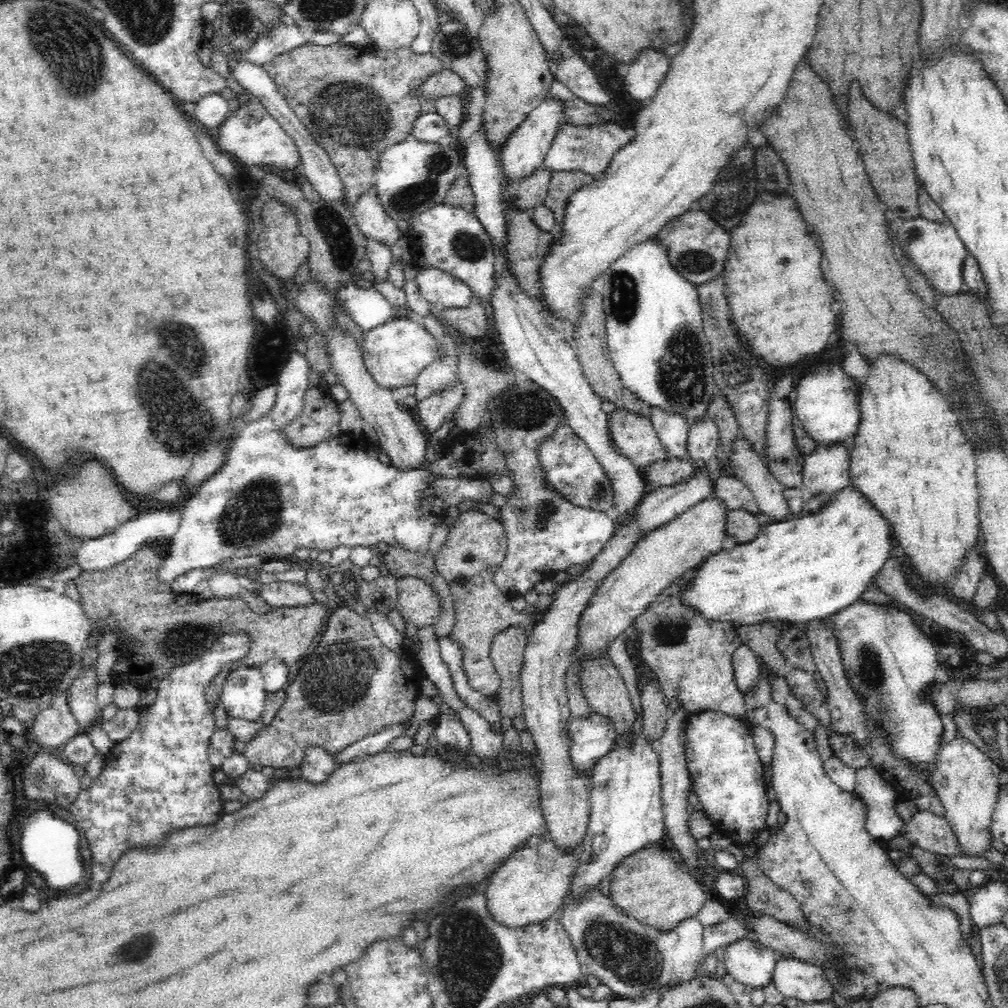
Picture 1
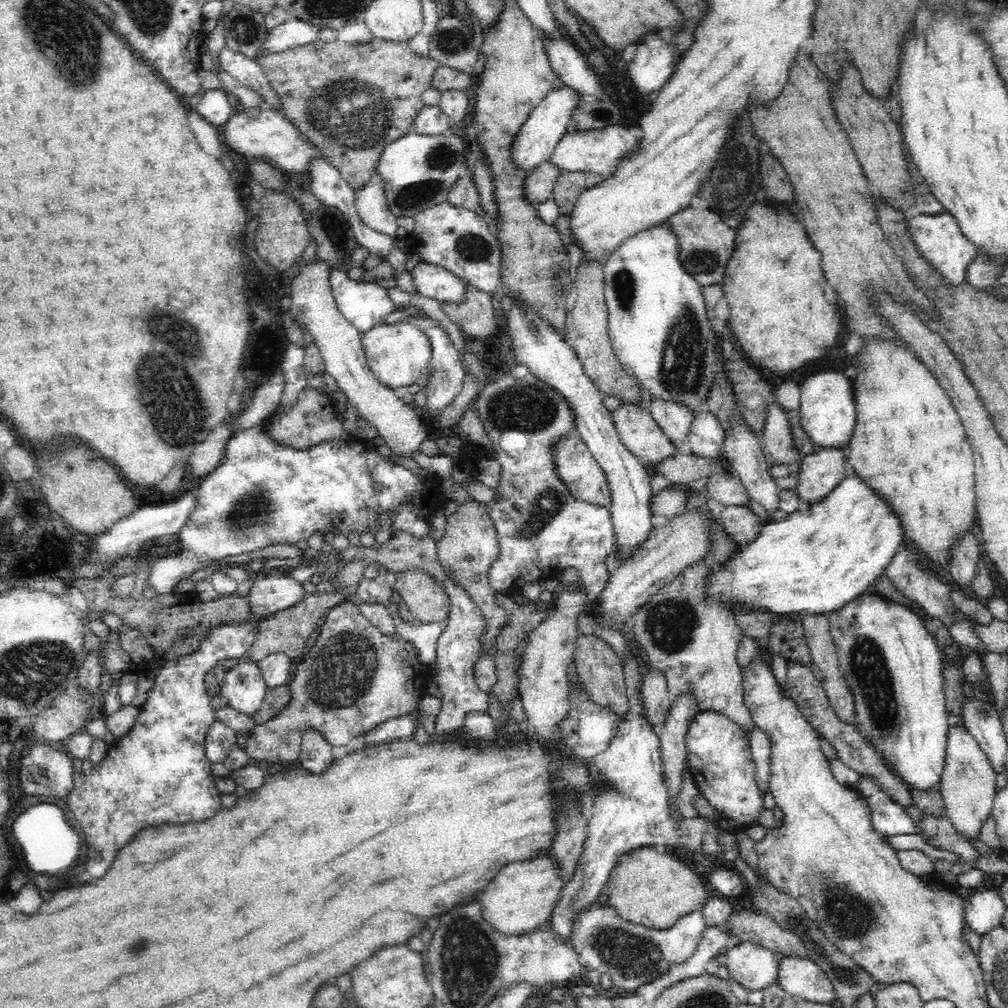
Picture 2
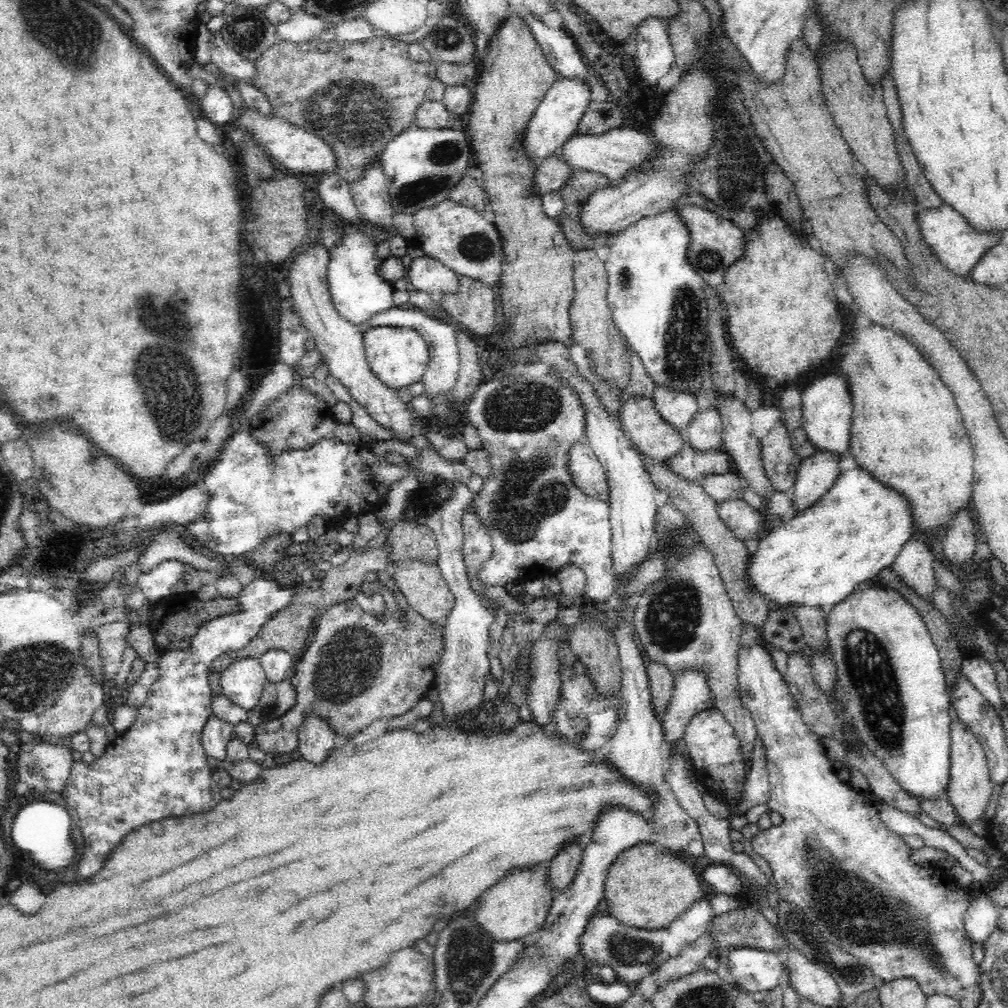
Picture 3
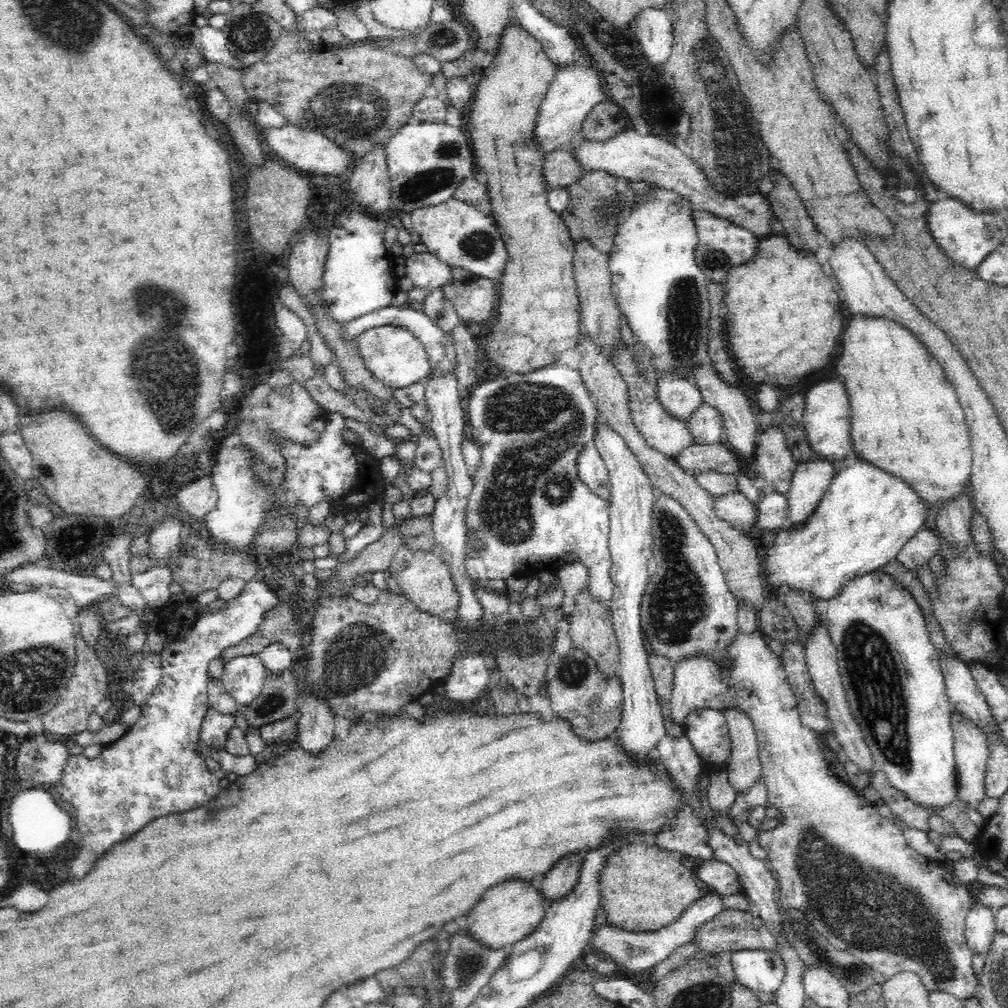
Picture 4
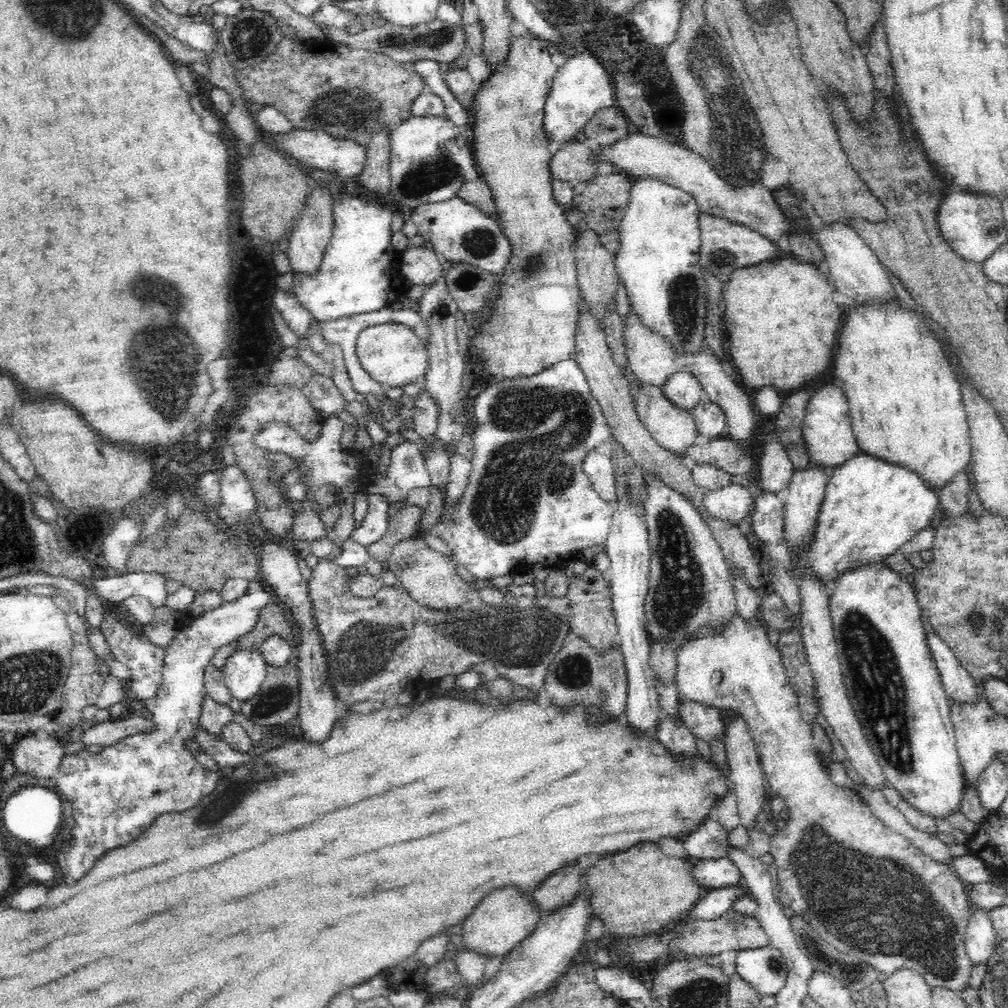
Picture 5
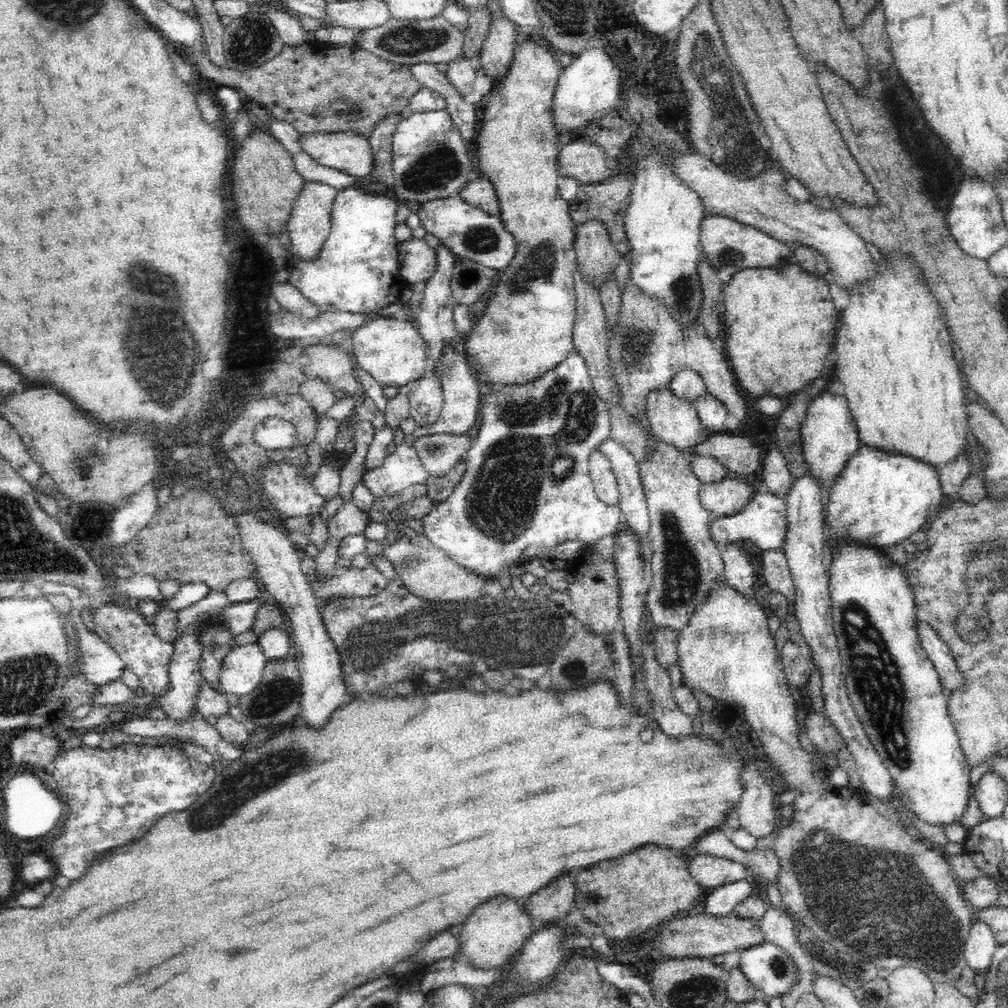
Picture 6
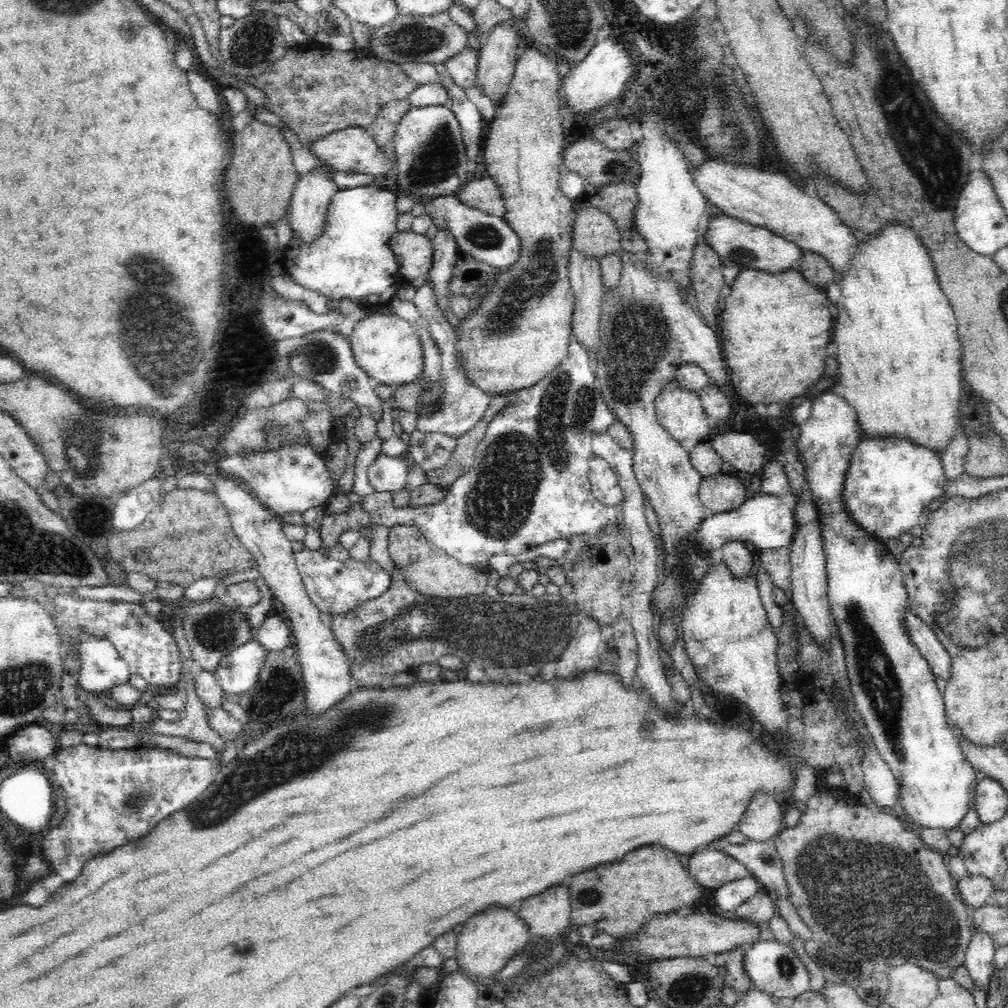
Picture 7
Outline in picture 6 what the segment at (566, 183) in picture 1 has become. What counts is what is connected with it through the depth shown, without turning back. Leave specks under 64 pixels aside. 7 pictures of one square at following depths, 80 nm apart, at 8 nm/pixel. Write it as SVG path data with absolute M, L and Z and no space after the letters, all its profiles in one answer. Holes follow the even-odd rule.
M612 176L611 179L603 180L602 183L588 184L581 183L578 194L571 200L571 215L574 222L578 224L580 221L594 217L594 219L603 220L610 228L612 243L616 245L621 254L624 256L630 252L632 245L628 243L628 233L626 233L626 225L624 218L630 204L632 204L632 188L633 182L631 177Z

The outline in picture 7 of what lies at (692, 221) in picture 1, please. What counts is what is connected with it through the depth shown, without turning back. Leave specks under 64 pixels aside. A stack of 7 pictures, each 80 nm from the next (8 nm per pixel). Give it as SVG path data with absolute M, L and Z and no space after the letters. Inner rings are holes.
M726 214L715 215L708 220L704 237L708 239L710 247L714 247L716 253L720 255L724 267L741 271L758 270L768 274L780 274L795 270L798 262L805 255L805 250L794 241L789 241L766 227L728 217Z

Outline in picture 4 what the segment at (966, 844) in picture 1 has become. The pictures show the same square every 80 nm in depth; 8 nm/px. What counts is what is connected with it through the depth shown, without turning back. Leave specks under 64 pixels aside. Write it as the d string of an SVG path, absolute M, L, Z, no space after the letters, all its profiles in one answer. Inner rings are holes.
M956 710L951 714L951 725L954 733L954 754L959 781L958 800L964 805L976 809L986 798L984 776L986 776L988 758L990 758L992 747L995 746L995 740L992 740L984 726L980 725L978 721Z

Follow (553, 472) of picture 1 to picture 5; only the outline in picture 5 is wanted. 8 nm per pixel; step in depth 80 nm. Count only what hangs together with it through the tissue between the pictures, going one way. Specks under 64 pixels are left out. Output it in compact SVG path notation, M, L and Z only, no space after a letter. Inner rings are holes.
M595 449L584 458L584 471L592 486L602 500L607 503L615 503L618 499L618 487L616 487L616 473L609 454L602 449Z

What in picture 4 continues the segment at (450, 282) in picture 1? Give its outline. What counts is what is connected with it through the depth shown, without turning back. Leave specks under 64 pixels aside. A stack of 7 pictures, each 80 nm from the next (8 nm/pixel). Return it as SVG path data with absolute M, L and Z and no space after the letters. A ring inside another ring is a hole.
M415 252L405 259L405 276L408 276L413 282L414 287L425 288L431 290L441 287L451 279L451 266L438 259L431 252Z

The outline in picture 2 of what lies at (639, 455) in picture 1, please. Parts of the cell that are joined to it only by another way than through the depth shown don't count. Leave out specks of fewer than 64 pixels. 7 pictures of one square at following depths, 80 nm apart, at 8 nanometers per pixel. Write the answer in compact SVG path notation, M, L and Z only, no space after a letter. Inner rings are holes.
M642 401L624 402L612 411L620 439L636 457L644 458L650 465L674 456L676 444L660 427L650 407Z

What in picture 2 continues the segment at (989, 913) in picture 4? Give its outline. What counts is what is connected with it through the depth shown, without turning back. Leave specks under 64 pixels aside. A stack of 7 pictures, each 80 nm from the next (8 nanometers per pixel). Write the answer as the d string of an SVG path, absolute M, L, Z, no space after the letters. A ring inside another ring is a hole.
M996 889L978 891L969 896L968 906L965 909L966 924L974 934L984 936L990 930L1001 926L1006 908Z

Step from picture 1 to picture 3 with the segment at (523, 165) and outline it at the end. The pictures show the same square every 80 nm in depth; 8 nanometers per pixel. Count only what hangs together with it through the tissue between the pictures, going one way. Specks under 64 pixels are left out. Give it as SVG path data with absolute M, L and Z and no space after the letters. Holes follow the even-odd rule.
M562 75L556 77L526 128L526 140L522 143L524 143L524 149L530 153L530 157L534 157L536 161L542 161L552 153L558 152L568 140L578 134L576 132L578 124L592 102L592 88L584 77Z

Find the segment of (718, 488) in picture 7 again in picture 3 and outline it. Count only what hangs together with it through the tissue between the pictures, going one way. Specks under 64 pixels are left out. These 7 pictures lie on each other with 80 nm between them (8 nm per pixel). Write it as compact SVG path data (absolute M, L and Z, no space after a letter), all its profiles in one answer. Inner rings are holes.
M731 498L717 503L720 518L742 540L756 540L765 522L761 510L756 510L743 498Z

